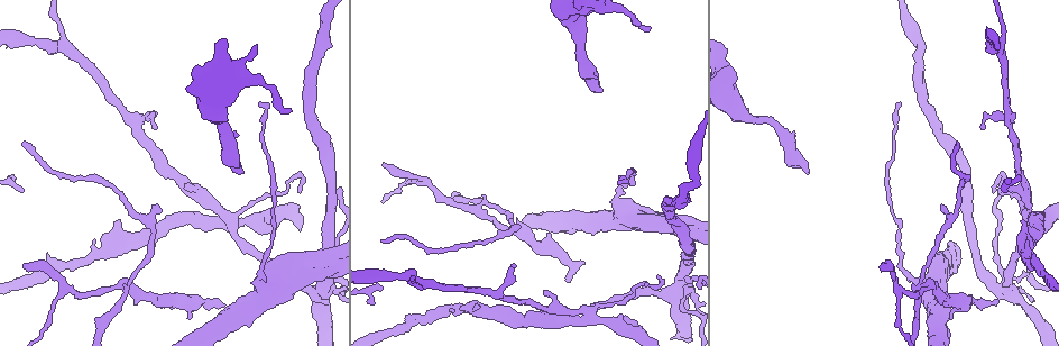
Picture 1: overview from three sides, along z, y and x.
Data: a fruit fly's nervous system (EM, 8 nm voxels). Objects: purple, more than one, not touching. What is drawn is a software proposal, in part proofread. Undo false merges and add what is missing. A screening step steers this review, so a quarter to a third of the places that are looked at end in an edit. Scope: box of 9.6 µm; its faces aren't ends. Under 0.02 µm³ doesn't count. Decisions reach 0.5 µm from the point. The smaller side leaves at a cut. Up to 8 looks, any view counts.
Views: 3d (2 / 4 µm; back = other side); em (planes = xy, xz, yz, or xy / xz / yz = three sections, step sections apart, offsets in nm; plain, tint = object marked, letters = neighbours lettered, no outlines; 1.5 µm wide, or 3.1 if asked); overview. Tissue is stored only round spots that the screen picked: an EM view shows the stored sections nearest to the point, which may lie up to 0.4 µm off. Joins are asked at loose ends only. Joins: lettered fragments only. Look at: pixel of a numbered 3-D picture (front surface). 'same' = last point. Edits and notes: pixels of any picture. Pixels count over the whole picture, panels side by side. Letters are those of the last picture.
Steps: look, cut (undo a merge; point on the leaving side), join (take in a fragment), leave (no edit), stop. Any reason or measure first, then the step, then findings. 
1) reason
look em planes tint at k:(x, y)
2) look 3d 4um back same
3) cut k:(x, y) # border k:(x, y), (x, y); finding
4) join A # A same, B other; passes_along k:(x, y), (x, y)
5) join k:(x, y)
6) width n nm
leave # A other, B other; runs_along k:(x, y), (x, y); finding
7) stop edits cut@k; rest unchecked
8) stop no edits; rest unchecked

free end
look em planes letters at 1:(568, 282)

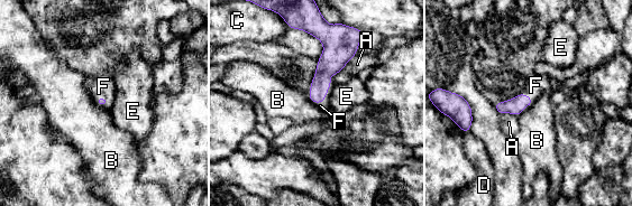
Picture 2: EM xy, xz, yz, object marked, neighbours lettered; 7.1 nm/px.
join F # A other, B other, C other, D other, E other, F same; passes_along 2:(332, 61), (328, 92), (326, 105); it goes on there

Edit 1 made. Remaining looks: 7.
stops while still wide
look em planes letters at 1:(598, 90)

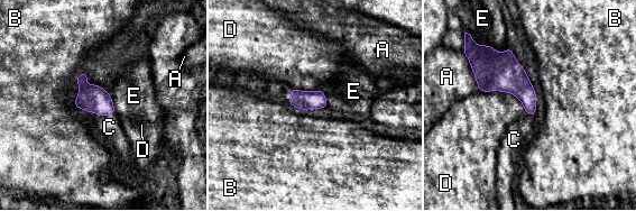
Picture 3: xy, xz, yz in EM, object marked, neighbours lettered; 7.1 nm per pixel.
join C # A other, B other, C same, D other, E other; passes_along 3:(93, 98), (106, 115), (109, 127); it goes on there

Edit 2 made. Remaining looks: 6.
calibre changes
look em planes plain at 1:(737, 115)

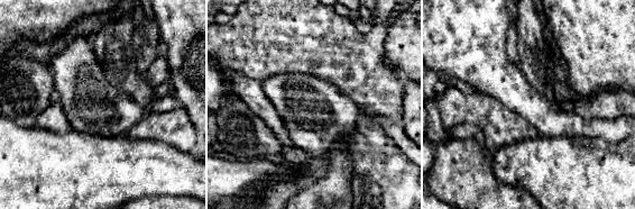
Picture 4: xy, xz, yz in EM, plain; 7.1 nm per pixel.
what lies round it
look em planes letters same

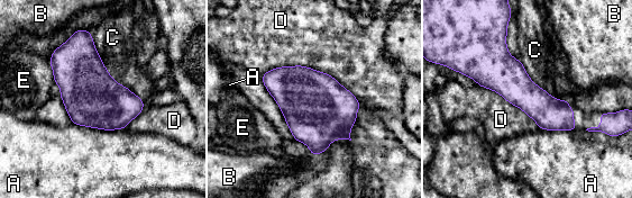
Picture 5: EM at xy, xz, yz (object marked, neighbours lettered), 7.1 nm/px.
leave # A other, B other, C other, D other, E other; runs_along 5:(501, 51), (501, 65), (573, 127); continuous, no second neuron

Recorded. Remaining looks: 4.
four or more arms meet
look em planes tint at 1:(231, 224)

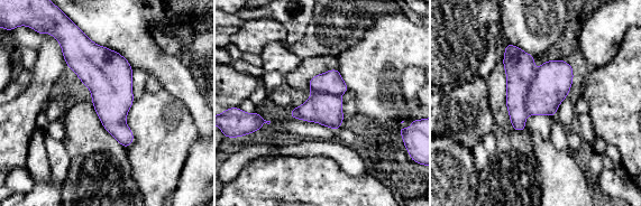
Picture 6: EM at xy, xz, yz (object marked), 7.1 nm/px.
look em planes letters same

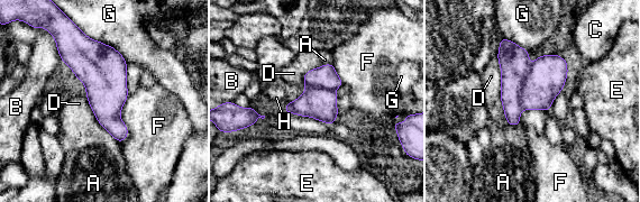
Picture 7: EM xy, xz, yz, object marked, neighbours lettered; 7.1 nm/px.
cut 7:(547, 75) # A other, B other, C other, D other, E other, F other, G other, H other; border 7:(531, 64), (522, 86), (522, 108); a second neuron is stuck on

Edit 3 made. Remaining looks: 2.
stop edits join@2, join@3, cut@7; rest unchecked

